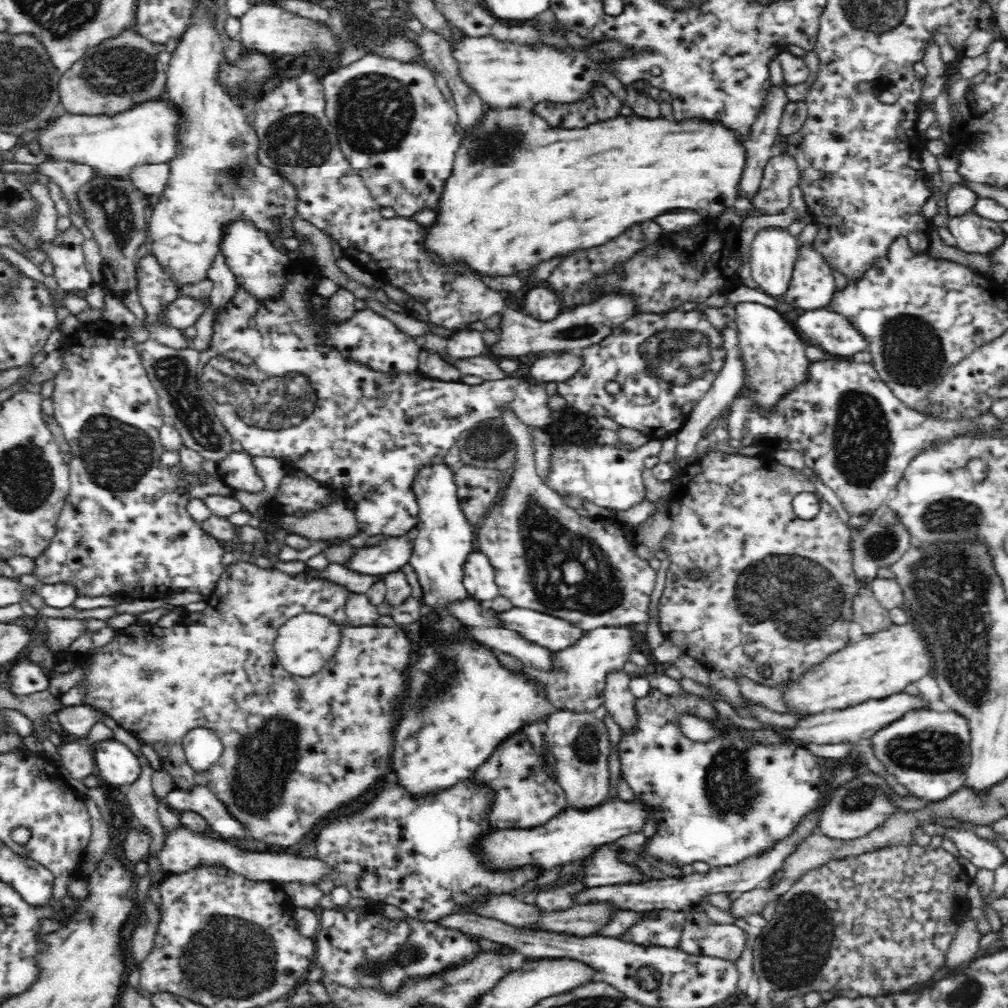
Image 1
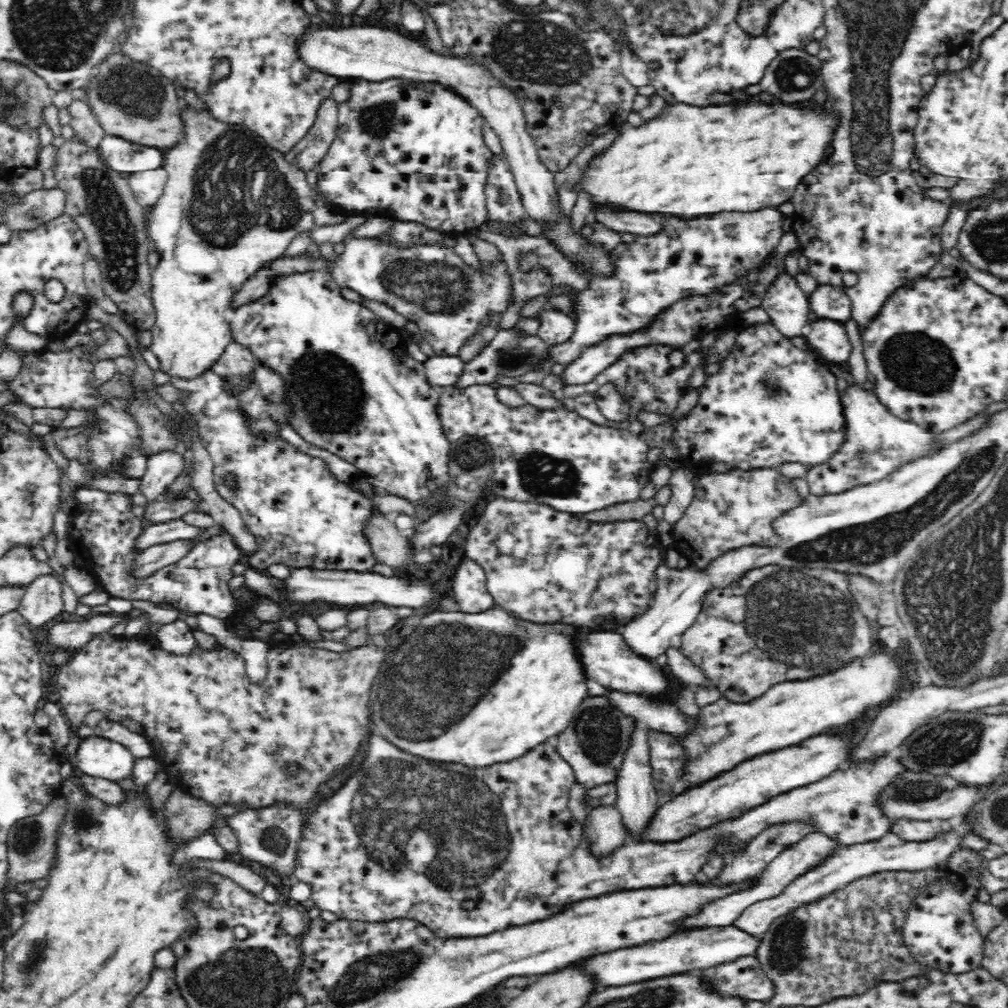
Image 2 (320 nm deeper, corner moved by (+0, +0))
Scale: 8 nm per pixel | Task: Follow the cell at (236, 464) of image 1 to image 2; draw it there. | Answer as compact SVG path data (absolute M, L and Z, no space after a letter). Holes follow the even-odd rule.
M210 367L189 379L172 375L170 380L176 387L190 393L184 406L189 418L198 427L198 436L202 439L204 448L214 461L213 479L216 490L233 504L234 508L240 510L246 527L258 538L260 550L254 556L244 555L245 564L250 564L258 570L264 570L270 564L288 564L292 568L372 572L376 560L369 544L365 542L364 535L361 534L361 524L375 508L372 498L364 492L352 489L350 483L337 480L328 471L328 466L322 459L299 451L288 441L282 438L263 440L251 436L247 431L247 422L238 410L237 400L227 393L224 378L218 376Z

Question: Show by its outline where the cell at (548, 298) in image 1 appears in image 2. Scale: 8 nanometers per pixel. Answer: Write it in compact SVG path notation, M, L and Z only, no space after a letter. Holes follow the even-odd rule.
M550 308L537 314L537 335L544 341L552 343L552 346L564 342L574 328L573 315L564 314L560 310Z

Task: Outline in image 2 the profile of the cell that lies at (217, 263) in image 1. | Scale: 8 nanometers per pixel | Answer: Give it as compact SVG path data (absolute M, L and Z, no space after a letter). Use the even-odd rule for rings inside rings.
M230 338L228 344L218 356L218 360L212 364L212 371L224 380L228 379L228 385L234 389L241 389L249 383L249 372L258 364L256 358L248 347L234 338Z

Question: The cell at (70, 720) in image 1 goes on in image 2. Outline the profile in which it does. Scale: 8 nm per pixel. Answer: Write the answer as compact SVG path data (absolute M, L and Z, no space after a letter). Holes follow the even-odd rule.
M102 737L81 740L77 766L86 775L112 782L131 778L135 756L123 745Z

